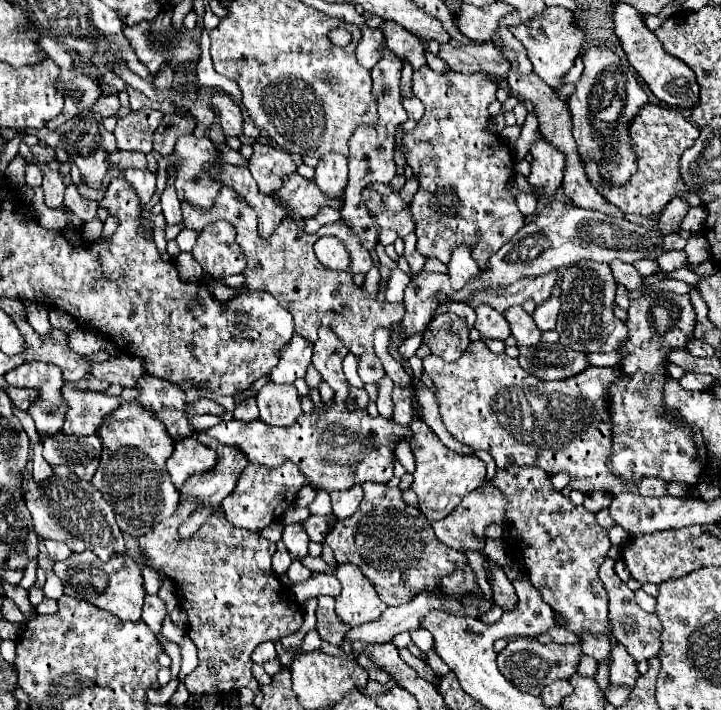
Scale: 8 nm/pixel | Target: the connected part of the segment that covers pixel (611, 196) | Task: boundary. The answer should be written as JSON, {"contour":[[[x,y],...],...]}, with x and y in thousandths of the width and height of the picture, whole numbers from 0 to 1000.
{"contour":[[[896,146],[888,152],[882,166],[877,166],[871,186],[874,186],[874,206],[885,220],[885,239],[871,259],[854,262],[854,259],[838,256],[838,251],[829,245],[829,231],[824,225],[810,228],[813,251],[829,268],[829,273],[840,276],[843,285],[857,290],[868,301],[904,304],[904,301],[915,301],[921,290],[935,279],[949,279],[946,273],[971,270],[971,265],[960,265],[949,259],[943,248],[943,220],[968,194],[968,180],[960,172],[954,172],[940,155],[926,149]]]}

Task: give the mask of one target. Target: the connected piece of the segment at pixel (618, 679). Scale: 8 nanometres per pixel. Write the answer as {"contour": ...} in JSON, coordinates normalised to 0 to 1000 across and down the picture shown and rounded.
{"contour":[[[854,904],[846,918],[846,963],[879,969],[888,946],[882,941],[882,930],[868,918],[868,913]]]}

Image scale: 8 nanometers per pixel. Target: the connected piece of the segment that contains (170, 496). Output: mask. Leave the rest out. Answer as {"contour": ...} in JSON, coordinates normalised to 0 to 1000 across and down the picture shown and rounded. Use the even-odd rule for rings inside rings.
{"contour":[[[186,563],[169,566],[166,575],[144,589],[136,614],[144,634],[128,682],[158,713],[166,746],[180,755],[194,755],[225,730],[239,727],[250,707],[250,693],[230,665],[230,648],[241,637],[241,620],[214,580],[205,583]]]}

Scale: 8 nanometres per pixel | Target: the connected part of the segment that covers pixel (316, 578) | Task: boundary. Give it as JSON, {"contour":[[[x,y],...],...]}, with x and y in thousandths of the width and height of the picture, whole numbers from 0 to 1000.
{"contour":[[[436,806],[430,817],[405,825],[405,832],[411,848],[422,851],[427,839],[444,839],[444,837],[469,839],[472,837],[472,823],[469,823],[469,814],[463,808]]]}

